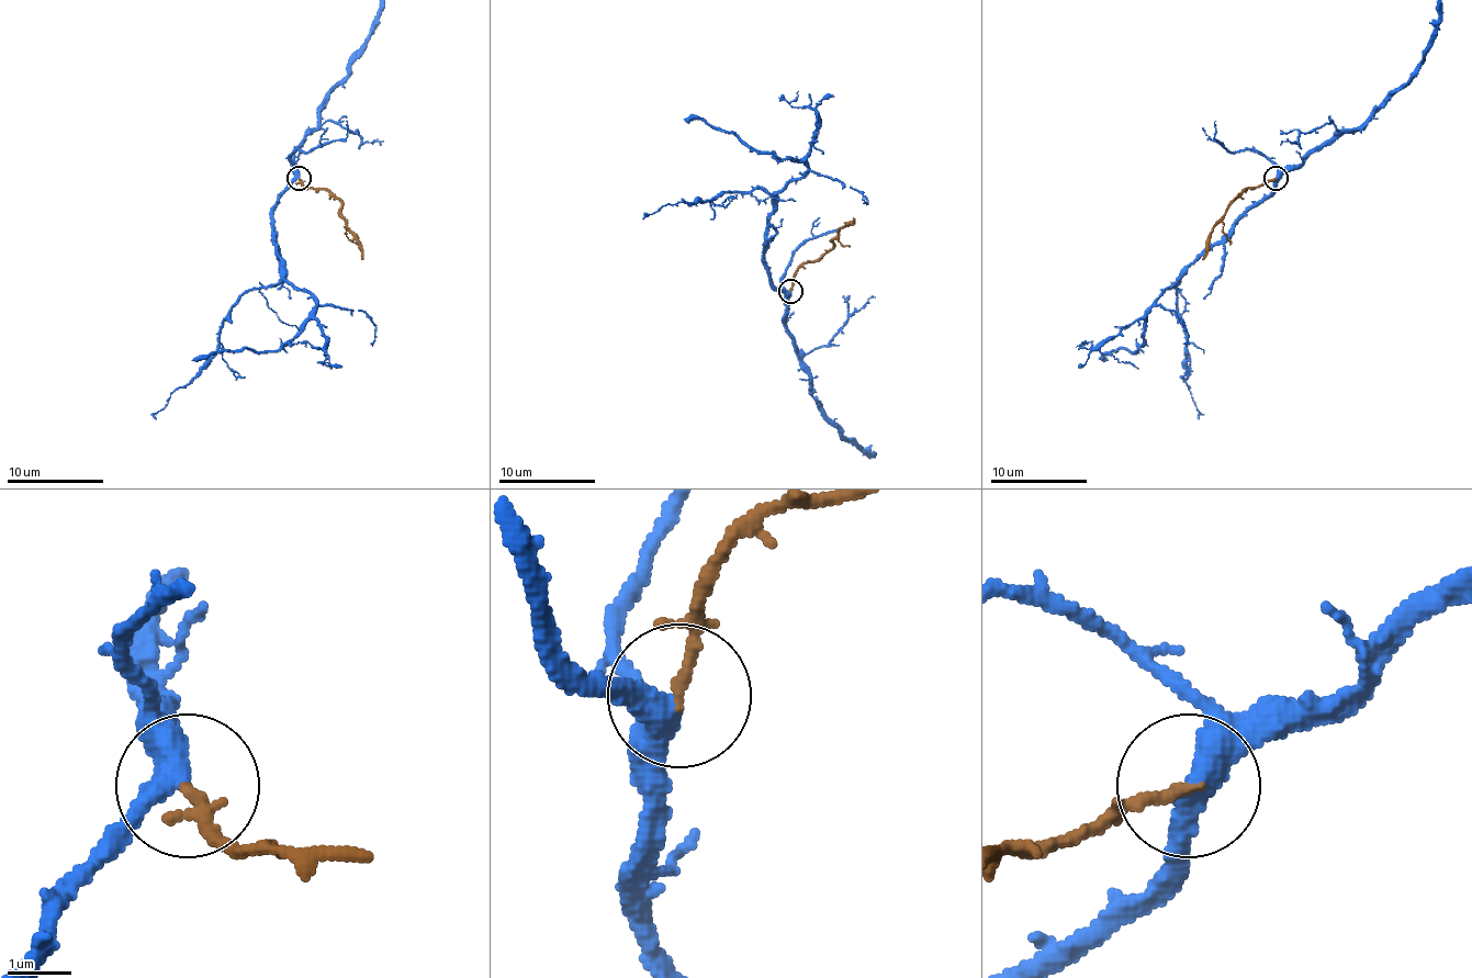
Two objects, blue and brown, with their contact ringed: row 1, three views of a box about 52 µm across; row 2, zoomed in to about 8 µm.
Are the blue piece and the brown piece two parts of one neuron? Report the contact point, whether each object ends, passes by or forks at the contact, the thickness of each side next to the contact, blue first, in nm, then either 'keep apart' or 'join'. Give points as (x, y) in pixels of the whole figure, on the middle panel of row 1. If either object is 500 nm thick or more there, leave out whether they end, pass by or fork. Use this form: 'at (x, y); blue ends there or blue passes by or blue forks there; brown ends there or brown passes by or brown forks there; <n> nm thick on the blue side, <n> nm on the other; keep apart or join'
at (790, 291); blue passes by; brown ends there; 380 nm thick on the blue side, 180 nm on the other; join

